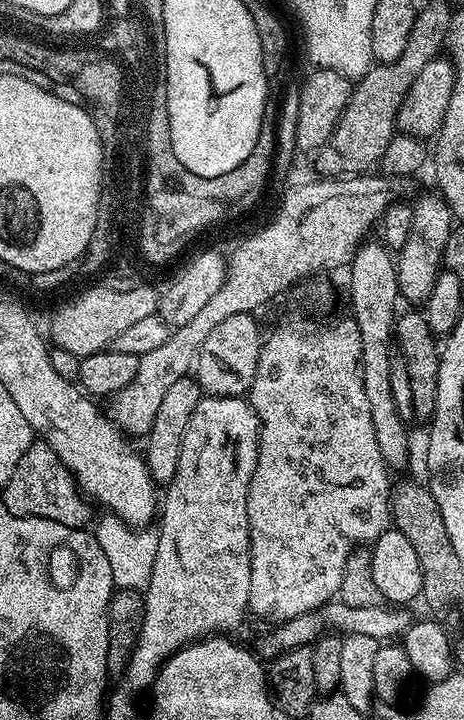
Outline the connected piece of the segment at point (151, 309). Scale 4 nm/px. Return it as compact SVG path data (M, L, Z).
M147 283L134 290L114 290L101 286L88 288L81 296L73 298L69 304L64 304L52 316L52 340L55 347L70 350L70 354L81 358L103 352L113 342L122 330L127 330L133 322L141 318L157 315L160 306L158 292L150 288Z

